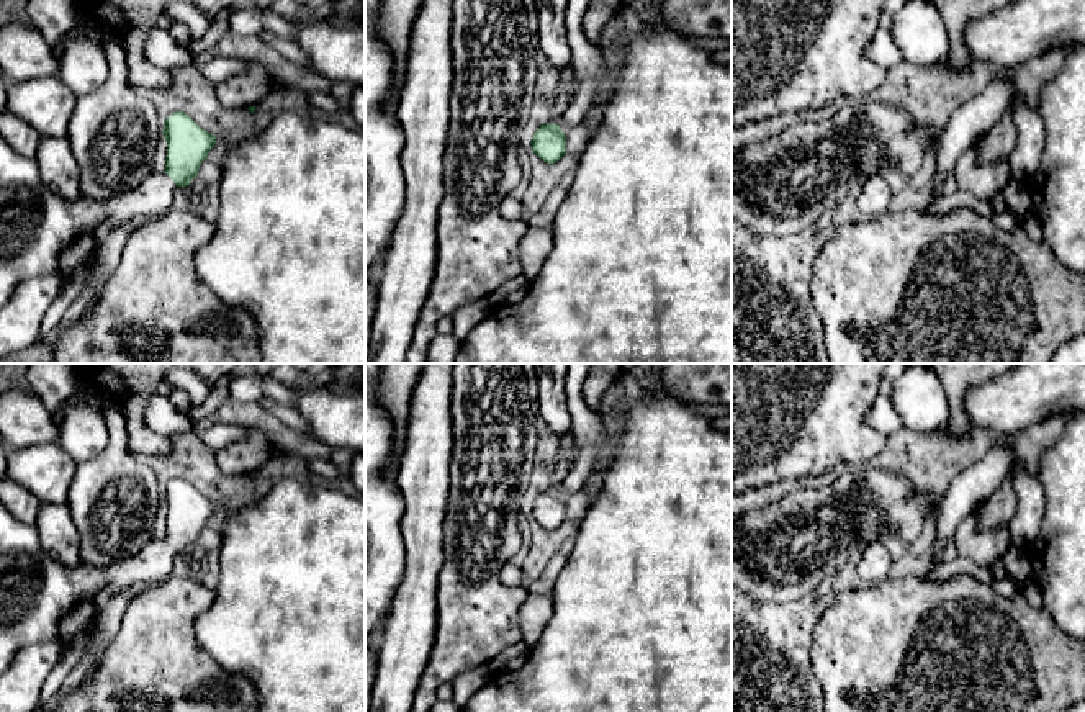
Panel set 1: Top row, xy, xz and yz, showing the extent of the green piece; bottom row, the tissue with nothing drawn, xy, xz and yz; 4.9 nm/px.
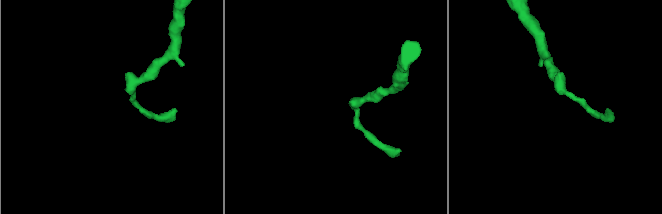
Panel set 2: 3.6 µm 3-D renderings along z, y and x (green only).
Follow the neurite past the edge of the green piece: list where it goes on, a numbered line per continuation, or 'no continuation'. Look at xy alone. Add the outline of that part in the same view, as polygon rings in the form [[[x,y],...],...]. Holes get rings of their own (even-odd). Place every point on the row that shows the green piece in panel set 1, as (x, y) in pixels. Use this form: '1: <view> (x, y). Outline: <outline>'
1: xy (41, 233). Outline: [[[0,136],[0,309],[21,282],[41,275],[67,278],[93,262],[100,246],[123,223],[173,210],[175,188],[165,172],[154,172],[137,187],[108,200],[93,200],[82,193],[67,200],[43,185],[34,159],[16,154]]]

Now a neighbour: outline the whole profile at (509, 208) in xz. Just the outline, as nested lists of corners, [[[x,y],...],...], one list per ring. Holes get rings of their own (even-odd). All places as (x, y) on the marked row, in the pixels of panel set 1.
[[[511,196],[504,198],[499,205],[499,213],[509,221],[522,221],[524,205]]]

